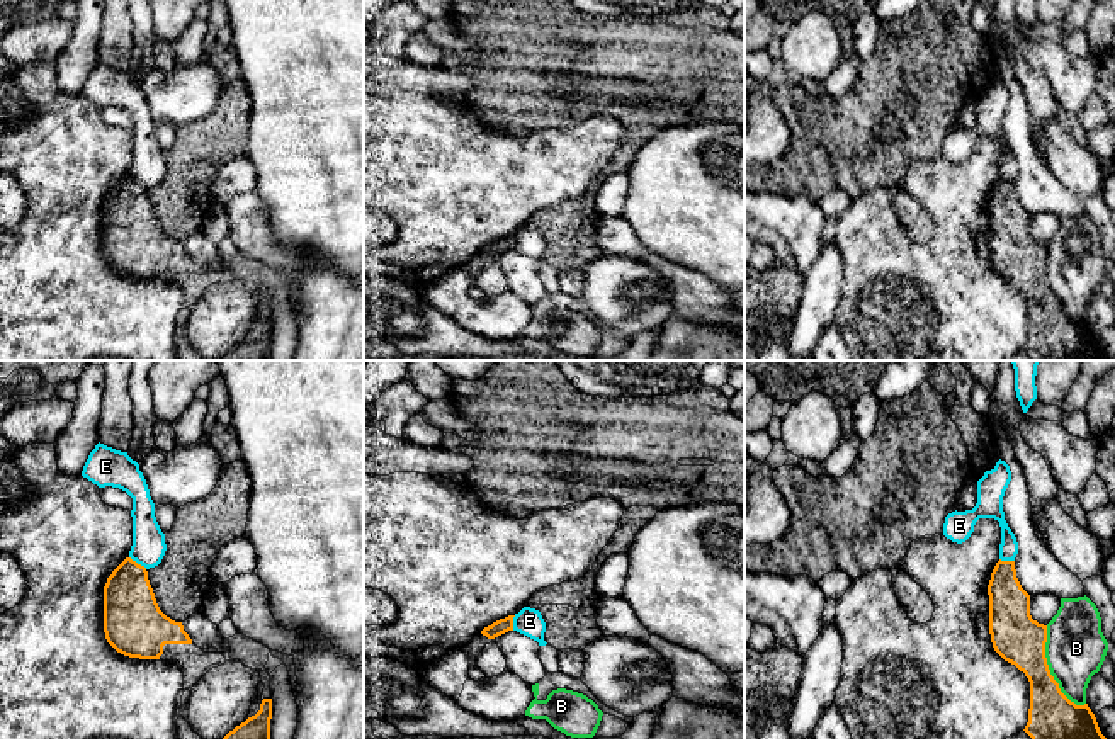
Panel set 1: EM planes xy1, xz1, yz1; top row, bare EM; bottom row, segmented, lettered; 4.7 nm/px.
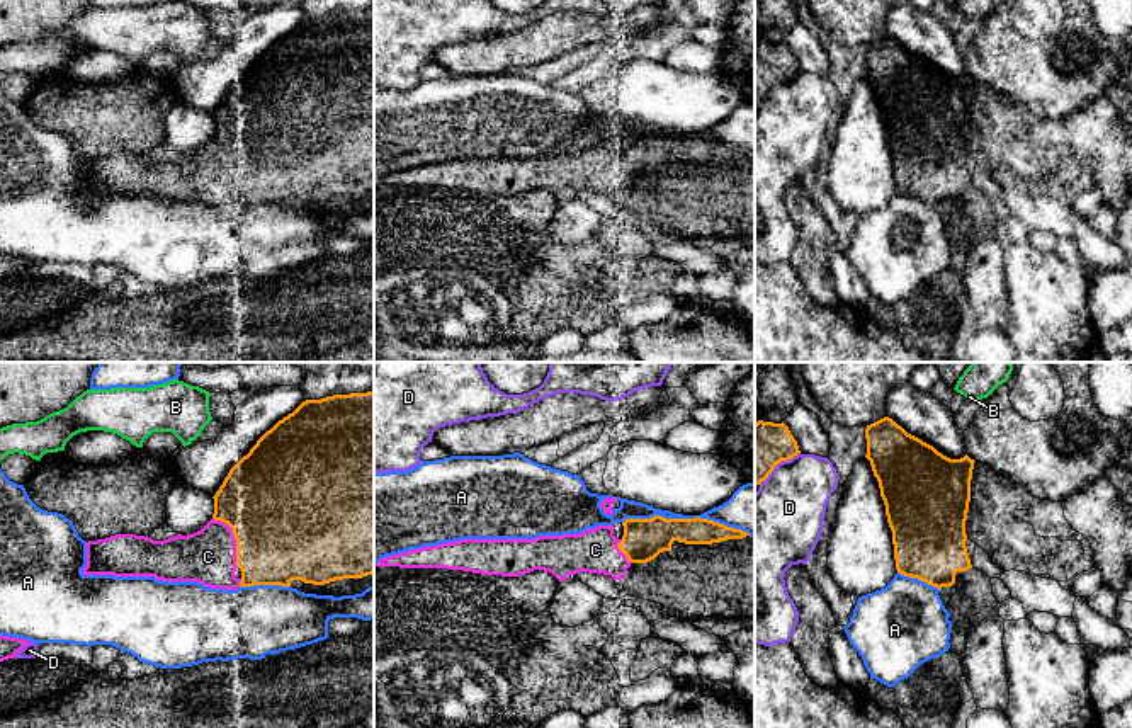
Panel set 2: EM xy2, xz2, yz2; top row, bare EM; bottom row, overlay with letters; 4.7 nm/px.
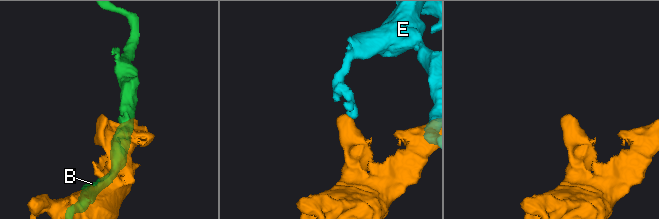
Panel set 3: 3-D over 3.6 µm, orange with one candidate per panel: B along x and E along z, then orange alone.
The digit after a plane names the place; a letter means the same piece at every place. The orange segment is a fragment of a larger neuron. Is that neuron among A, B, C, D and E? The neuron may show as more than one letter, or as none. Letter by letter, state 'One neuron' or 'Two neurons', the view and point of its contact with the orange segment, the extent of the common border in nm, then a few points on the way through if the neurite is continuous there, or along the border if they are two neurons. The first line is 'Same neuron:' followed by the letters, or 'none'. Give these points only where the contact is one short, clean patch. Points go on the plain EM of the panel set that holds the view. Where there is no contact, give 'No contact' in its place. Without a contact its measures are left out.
Same neuron: C
A: Two neurons. Touches orange at xz2 (687, 138). Shared border 600 nm
B: Two neurons. Touches orange at yz1 (1049, 289). Shared border 420 nm
C: One neuron. Touches orange at xy2 (235, 157). Shared border 260 nm
D: Two neurons. Touches orange at yz2 (777, 82). Shared border 260 nm
E: Two neurons. Touches orange at xy1 (136, 182). Shared border 110 nm

